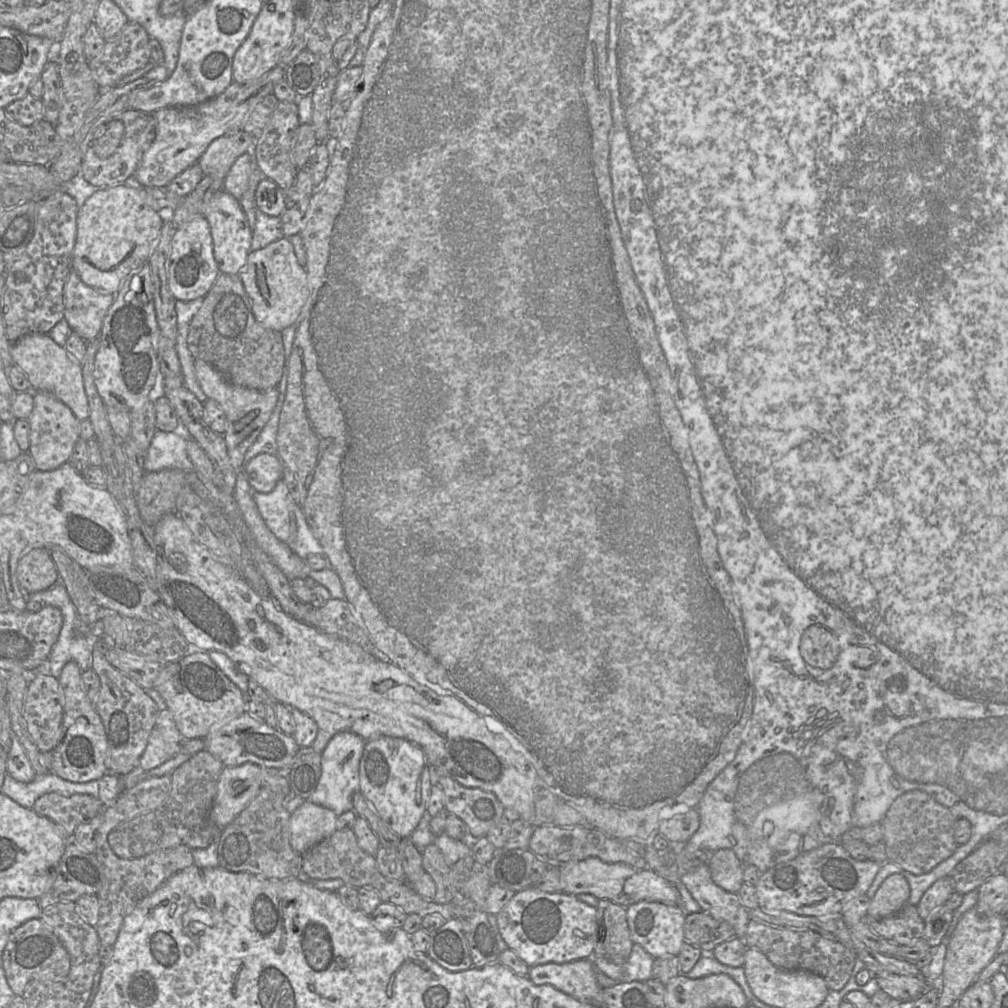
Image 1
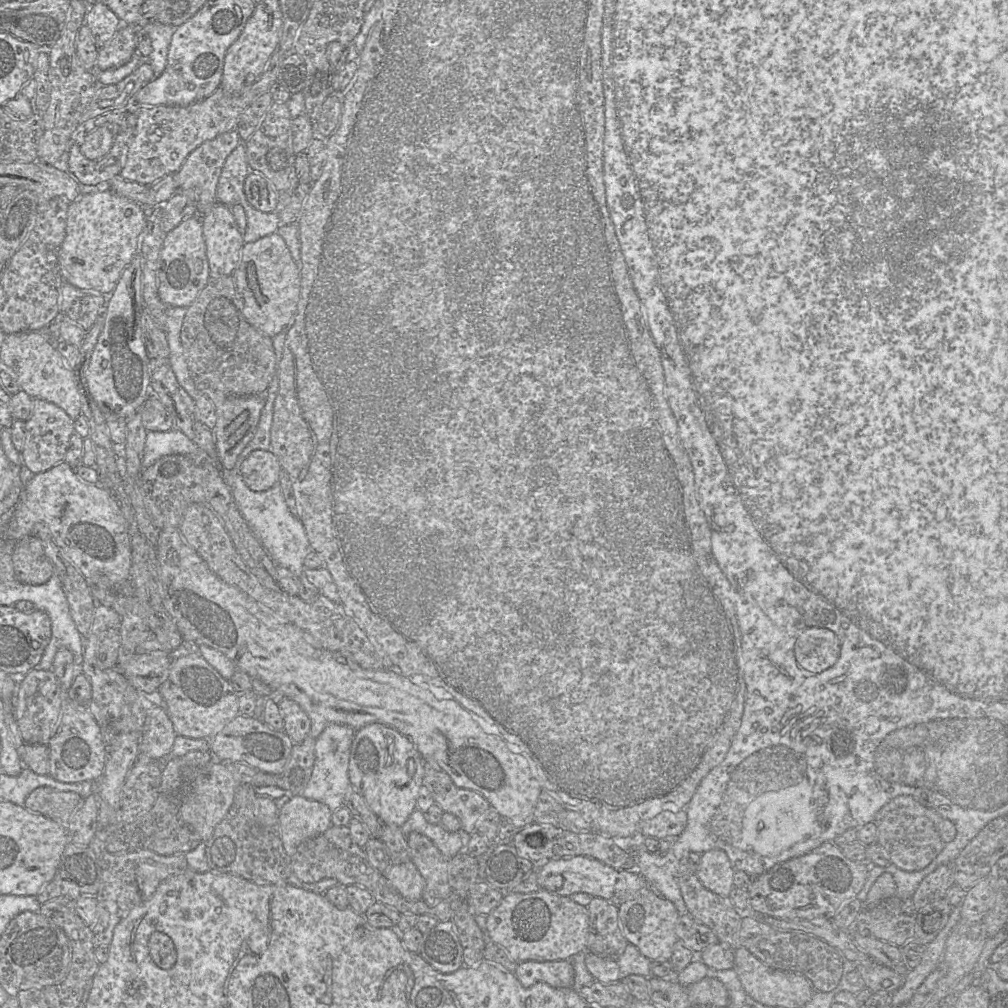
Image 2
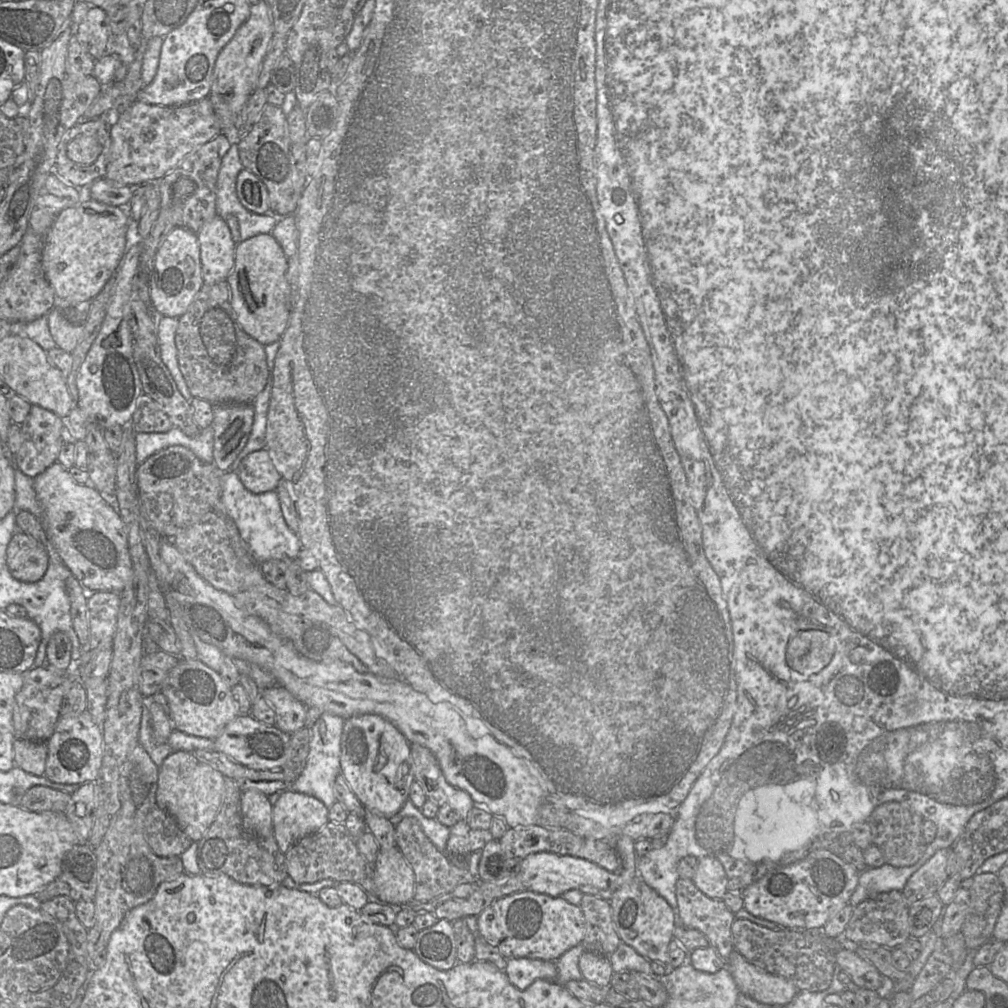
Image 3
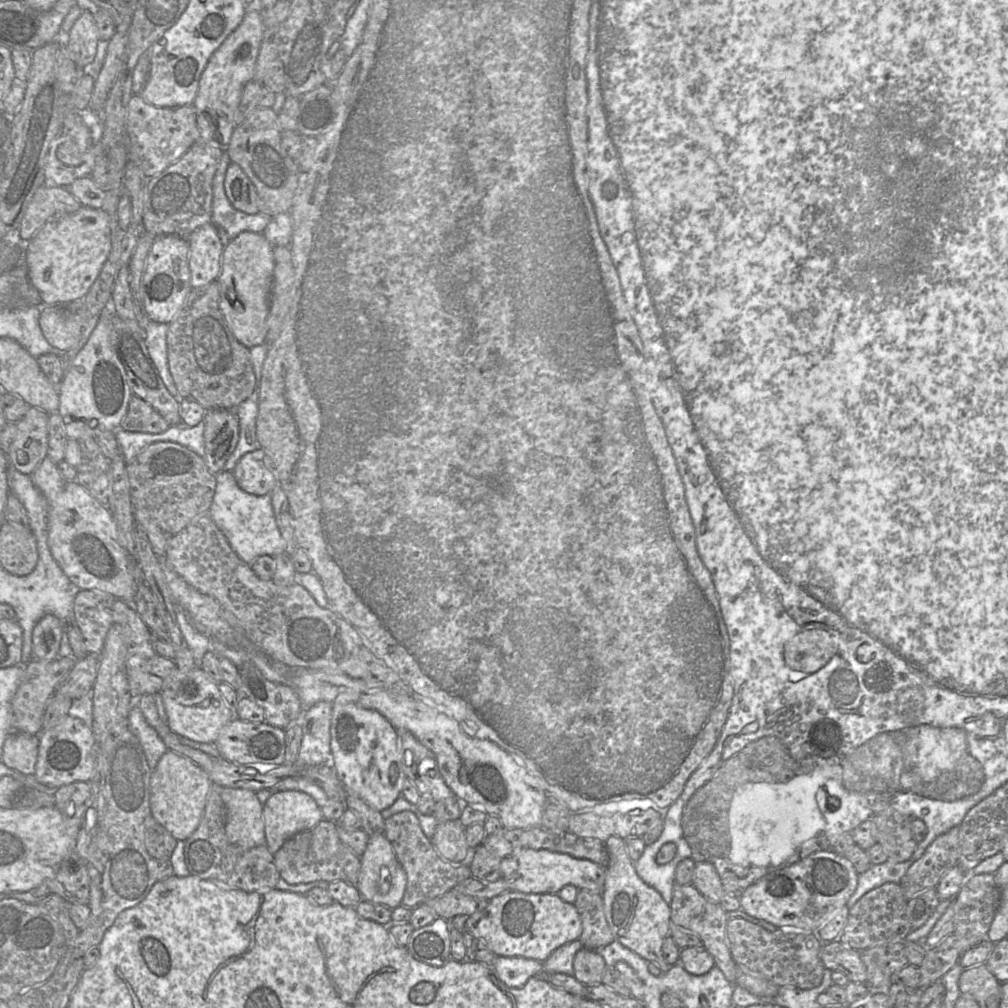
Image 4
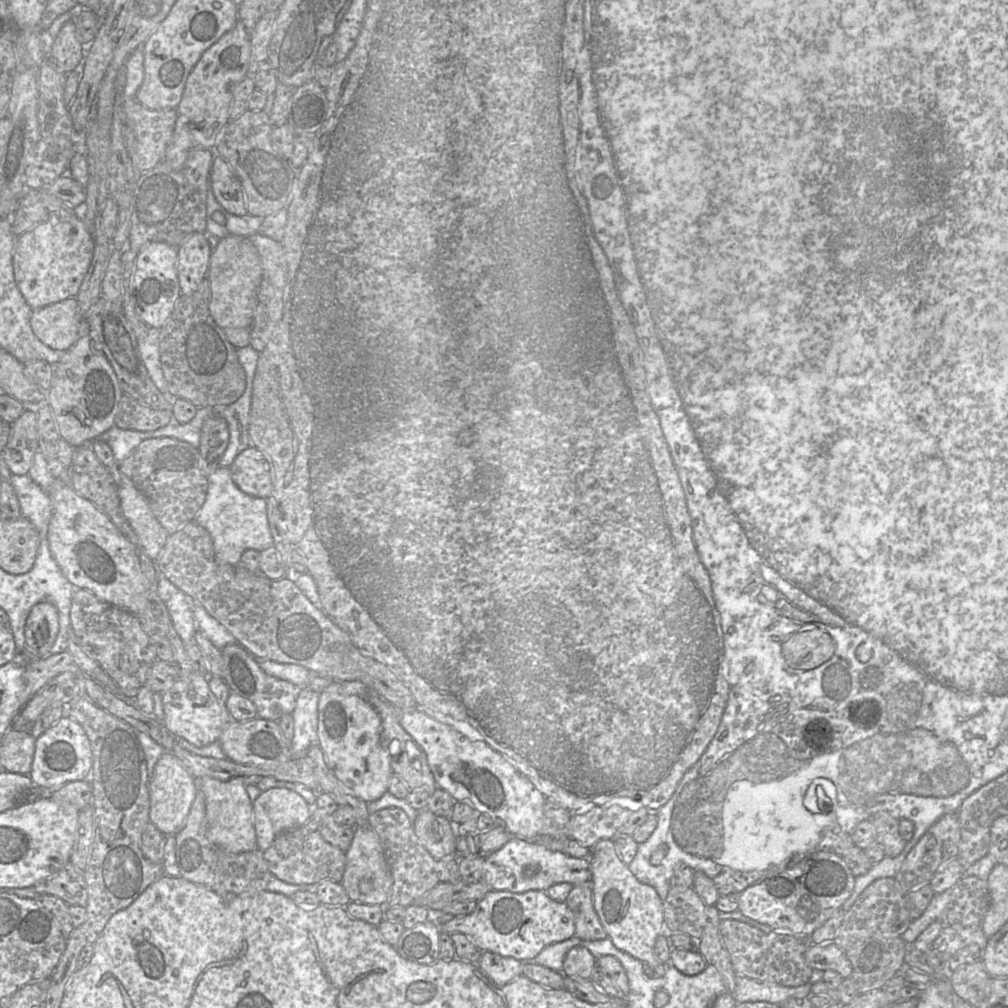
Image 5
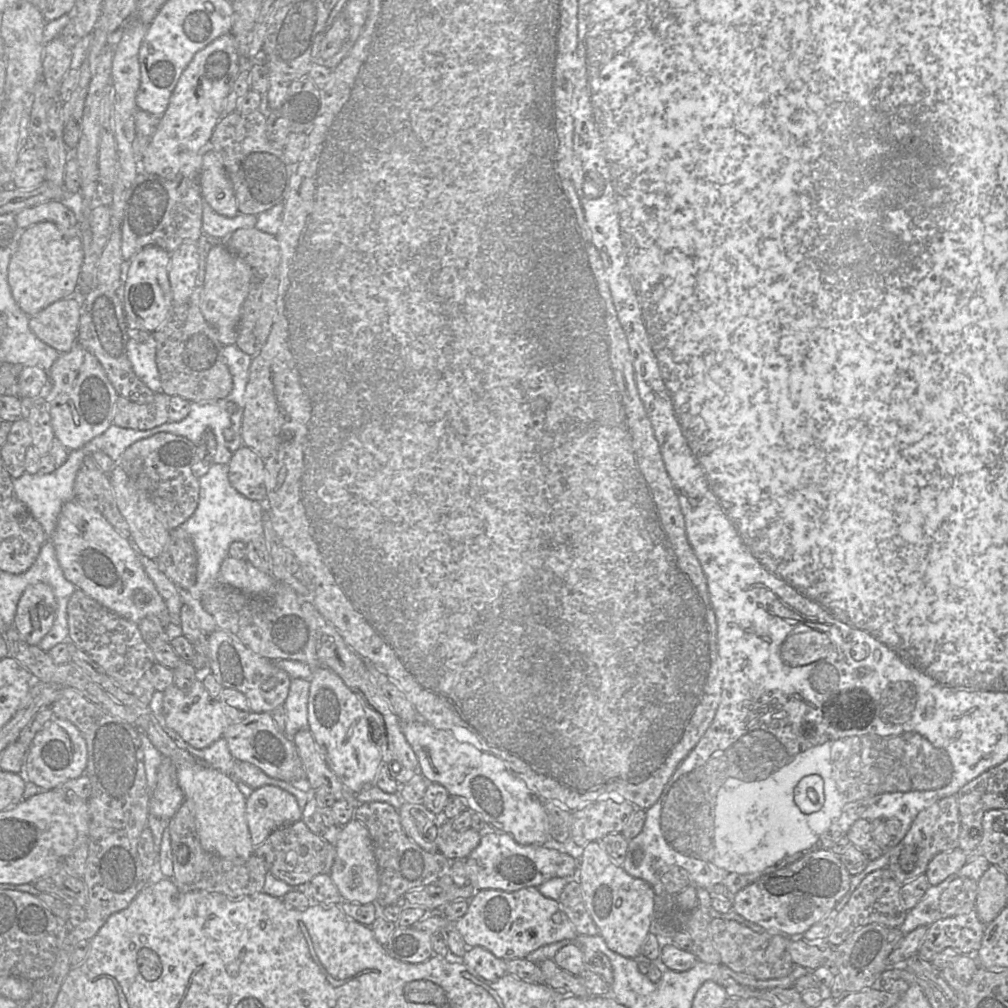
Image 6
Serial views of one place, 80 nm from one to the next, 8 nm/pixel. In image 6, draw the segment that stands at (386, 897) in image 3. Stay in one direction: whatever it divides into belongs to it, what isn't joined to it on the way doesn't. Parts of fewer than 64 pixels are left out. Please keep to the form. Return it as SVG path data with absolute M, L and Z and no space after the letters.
M352 819L342 827L335 844L336 857L330 877L344 901L353 903L375 903L379 892L379 875L372 840L366 826Z

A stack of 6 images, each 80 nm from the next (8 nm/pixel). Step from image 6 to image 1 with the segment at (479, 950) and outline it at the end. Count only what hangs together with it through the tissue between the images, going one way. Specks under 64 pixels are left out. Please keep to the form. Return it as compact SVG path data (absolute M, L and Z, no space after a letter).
M580 959L562 964L546 963L530 967L527 977L535 985L551 986L579 1001L597 1004L597 994L602 987L597 982L596 971L591 959Z

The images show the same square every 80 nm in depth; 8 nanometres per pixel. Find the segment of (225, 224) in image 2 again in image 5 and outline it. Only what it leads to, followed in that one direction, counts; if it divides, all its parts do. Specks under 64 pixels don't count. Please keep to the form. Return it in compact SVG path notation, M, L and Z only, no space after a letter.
M204 233L186 237L178 247L177 275L181 296L192 294L206 279L211 251Z

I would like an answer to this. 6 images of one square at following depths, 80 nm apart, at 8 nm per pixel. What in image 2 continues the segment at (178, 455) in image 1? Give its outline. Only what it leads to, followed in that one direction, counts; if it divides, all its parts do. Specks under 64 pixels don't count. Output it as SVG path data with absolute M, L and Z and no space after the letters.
M174 427L173 429L165 432L161 431L148 431L146 435L146 440L145 440L145 447L144 447L144 453L143 453L143 458L141 460L141 466L142 470L151 466L155 461L157 461L159 458L171 454L181 454L185 455L188 457L191 457L195 462L206 462L208 460L214 460L214 459L209 459L208 455L201 450L198 446L196 446L184 433L182 433L179 429Z

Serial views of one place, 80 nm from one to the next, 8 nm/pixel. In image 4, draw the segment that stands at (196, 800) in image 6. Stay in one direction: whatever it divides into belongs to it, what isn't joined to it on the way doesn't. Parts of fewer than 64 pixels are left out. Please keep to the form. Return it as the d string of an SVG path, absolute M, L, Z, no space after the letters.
M222 787L221 799L226 810L225 832L228 840L246 849L266 845L263 804L256 792Z

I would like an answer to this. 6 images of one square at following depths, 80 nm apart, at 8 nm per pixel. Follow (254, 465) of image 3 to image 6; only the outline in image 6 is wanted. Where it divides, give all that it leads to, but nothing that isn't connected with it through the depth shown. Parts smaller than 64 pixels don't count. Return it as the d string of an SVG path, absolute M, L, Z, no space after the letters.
M241 446L233 453L227 466L229 481L240 494L265 503L265 466L255 451Z

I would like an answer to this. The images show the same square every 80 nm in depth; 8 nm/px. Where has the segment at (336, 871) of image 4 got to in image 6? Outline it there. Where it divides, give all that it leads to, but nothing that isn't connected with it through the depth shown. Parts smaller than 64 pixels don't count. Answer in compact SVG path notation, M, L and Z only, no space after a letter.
M299 820L274 830L258 847L254 855L262 859L267 871L289 885L310 883L317 875L330 874L336 857L334 845L314 834L307 825Z

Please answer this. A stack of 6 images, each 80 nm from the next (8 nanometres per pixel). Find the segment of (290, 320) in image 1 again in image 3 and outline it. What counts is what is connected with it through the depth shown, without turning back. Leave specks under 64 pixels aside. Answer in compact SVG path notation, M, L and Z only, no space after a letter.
M259 234L235 247L235 262L225 279L230 286L230 304L242 330L262 345L279 341L288 325L291 287L286 274L288 257L272 234Z

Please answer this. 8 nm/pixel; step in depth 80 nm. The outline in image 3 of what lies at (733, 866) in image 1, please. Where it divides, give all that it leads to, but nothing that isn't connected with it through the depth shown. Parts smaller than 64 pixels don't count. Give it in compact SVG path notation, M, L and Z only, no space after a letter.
M715 856L698 858L693 882L701 892L712 899L723 900L728 891L728 877L723 865Z

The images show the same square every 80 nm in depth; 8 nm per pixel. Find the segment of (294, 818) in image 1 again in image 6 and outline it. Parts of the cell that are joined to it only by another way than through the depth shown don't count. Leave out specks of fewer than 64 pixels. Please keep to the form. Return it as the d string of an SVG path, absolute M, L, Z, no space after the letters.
M266 785L246 798L246 820L252 844L258 847L274 830L302 820L302 809L291 793Z

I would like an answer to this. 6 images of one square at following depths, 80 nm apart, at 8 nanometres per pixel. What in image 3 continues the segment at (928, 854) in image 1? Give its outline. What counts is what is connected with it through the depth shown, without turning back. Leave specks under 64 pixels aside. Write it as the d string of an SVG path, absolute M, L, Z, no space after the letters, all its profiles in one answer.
M887 802L875 808L868 821L872 827L873 844L883 852L887 864L907 867L919 861L926 849L922 836L923 820L921 815L898 802Z

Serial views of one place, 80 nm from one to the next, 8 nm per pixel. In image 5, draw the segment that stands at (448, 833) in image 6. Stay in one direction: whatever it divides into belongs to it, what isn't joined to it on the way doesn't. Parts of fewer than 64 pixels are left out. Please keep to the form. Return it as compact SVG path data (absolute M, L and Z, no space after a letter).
M495 826L489 831L459 837L457 839L457 855L486 858L501 849L512 836L503 828Z

